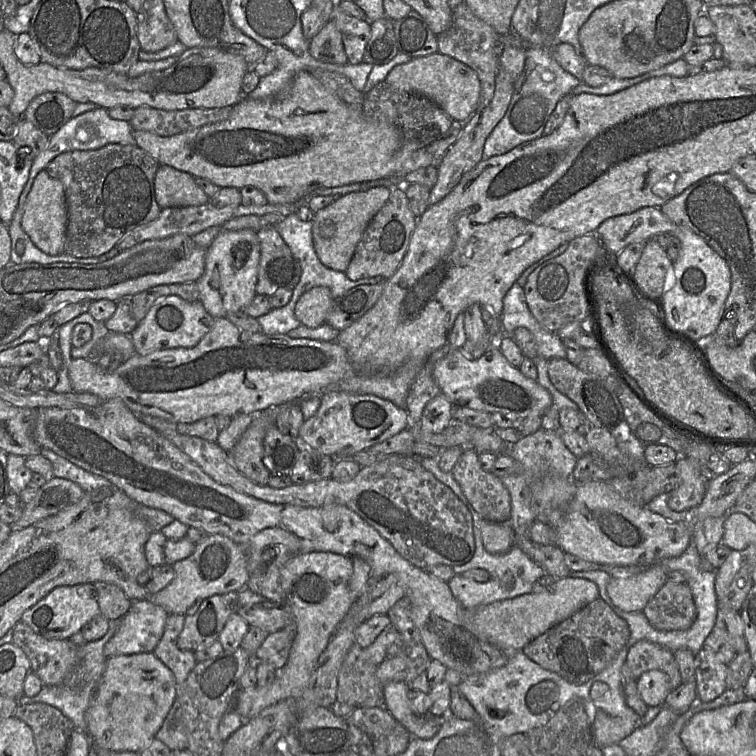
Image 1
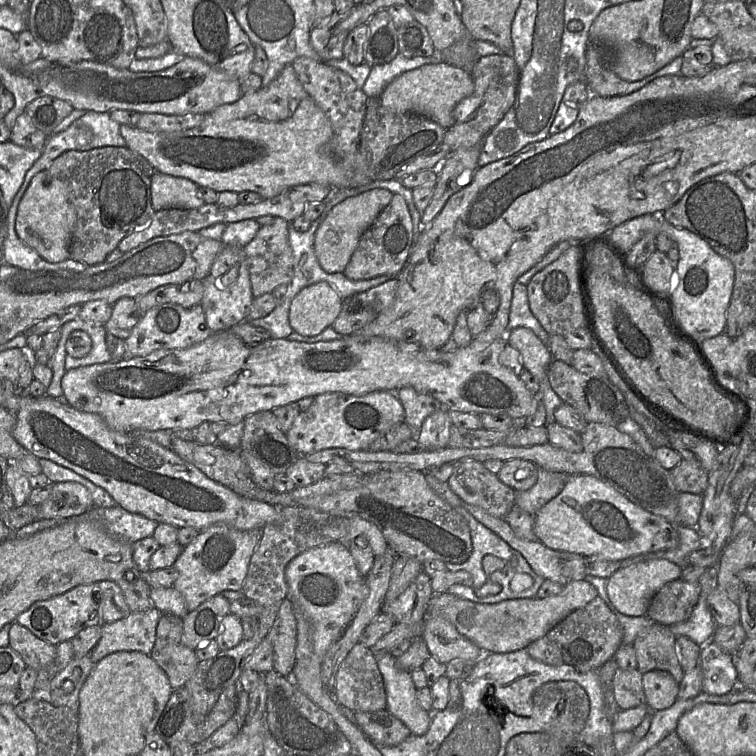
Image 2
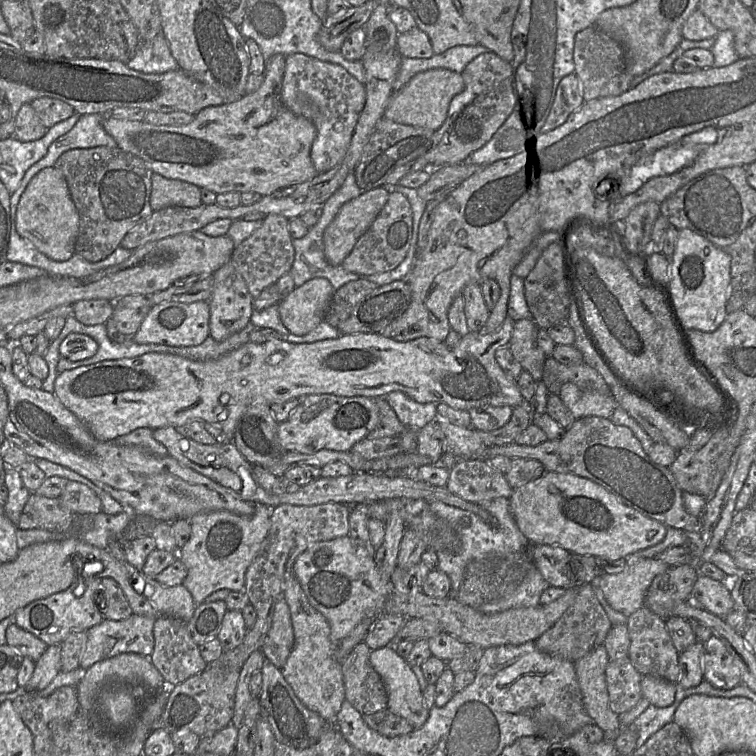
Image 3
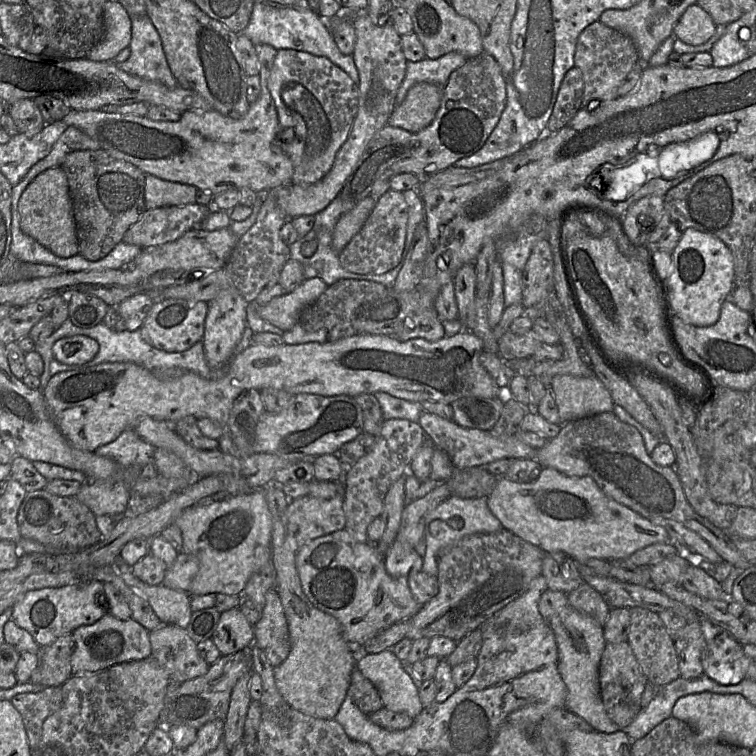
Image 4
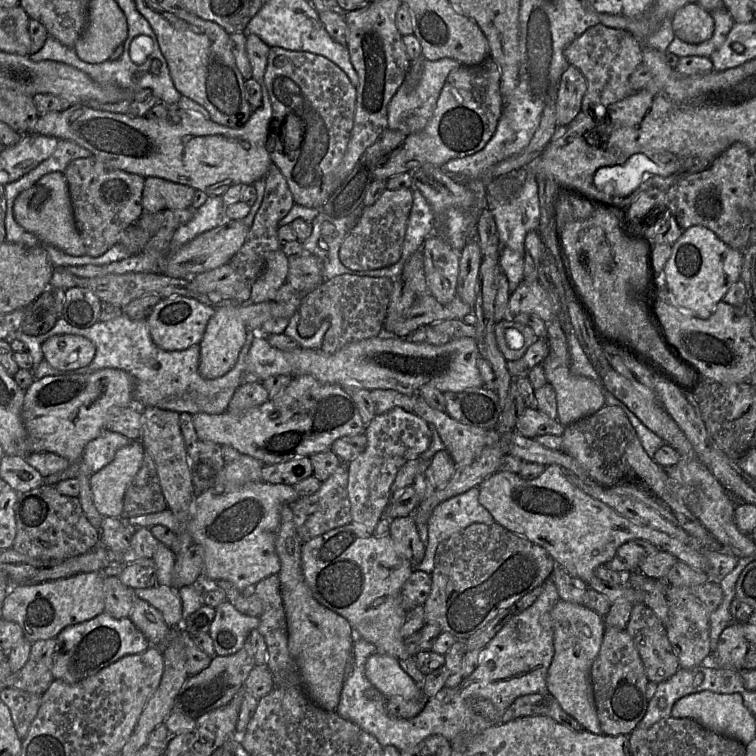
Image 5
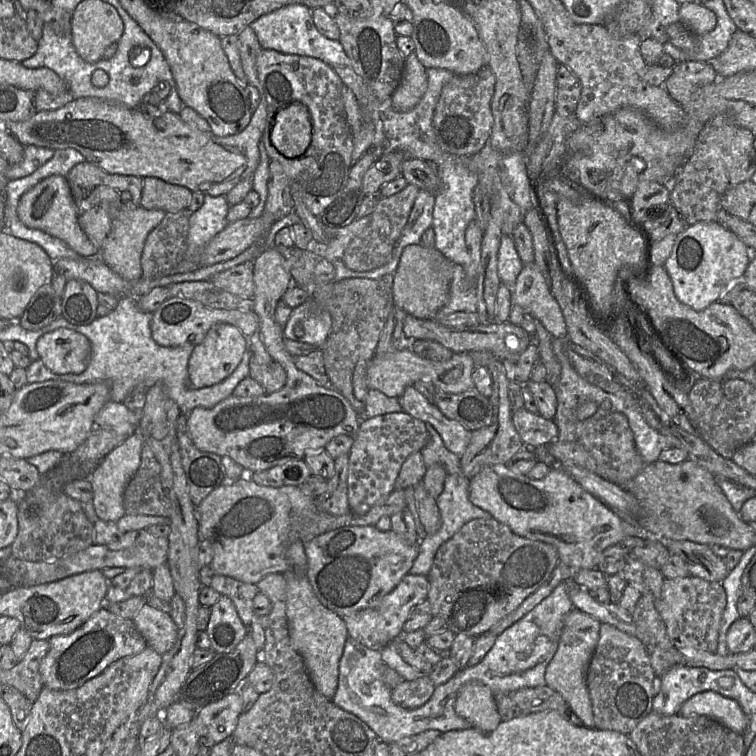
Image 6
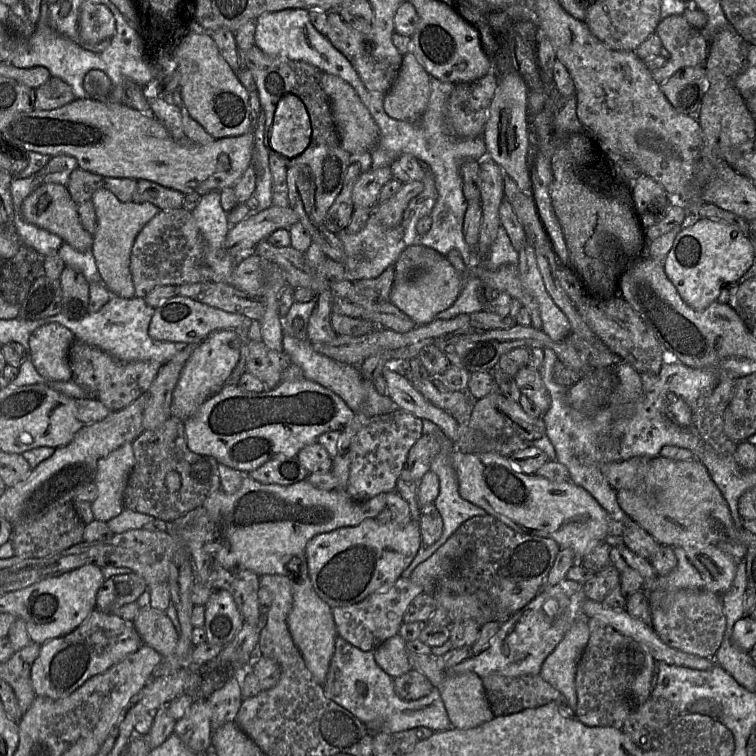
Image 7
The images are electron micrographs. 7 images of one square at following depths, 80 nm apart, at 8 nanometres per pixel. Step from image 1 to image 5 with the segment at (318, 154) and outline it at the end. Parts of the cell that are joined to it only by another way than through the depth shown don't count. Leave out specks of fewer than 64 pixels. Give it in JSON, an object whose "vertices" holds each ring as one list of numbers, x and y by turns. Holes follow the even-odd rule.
{"vertices":[[257,35,246,36,246,53,252,78,261,88,262,100,249,120,239,128,230,128,204,119,195,111,171,107,167,119,136,117,129,114,96,110,84,104,73,104,61,112,40,115,29,134,69,140,89,150,108,169,123,170,146,177,159,177,190,186,208,196,221,196,237,184,253,185,265,178,273,165,266,148,272,104,264,74,270,46]]}

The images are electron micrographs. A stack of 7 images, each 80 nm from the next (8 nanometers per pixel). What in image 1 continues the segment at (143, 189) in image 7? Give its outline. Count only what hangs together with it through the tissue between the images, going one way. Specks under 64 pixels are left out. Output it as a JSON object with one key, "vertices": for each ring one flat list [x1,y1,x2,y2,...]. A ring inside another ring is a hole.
{"vertices":[[159,165,154,189,157,203,162,209,201,206,210,200,197,185,195,177,168,165]]}

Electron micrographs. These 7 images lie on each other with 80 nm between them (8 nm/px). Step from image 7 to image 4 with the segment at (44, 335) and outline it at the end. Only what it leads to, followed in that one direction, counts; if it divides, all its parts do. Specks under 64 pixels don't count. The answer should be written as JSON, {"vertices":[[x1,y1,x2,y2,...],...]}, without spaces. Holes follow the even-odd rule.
{"vertices":[[74,335,56,341,52,351,58,362,76,365,92,360,99,351,99,344,90,337]]}

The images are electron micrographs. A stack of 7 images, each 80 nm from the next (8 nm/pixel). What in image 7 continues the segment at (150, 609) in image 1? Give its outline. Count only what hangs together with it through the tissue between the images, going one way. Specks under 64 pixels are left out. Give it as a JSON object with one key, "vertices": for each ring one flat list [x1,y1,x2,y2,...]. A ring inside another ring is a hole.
{"vertices":[[94,608,71,633,50,639,41,645,39,655,31,667,33,690,36,696,65,698,89,678,105,672,143,644,133,621]]}

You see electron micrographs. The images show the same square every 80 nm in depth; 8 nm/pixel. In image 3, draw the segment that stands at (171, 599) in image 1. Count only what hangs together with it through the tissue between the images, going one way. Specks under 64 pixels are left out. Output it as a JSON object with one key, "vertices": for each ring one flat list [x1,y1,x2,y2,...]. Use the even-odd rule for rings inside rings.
{"vertices":[[256,504,250,516,234,514,226,510,200,513,189,519,191,536,181,547,177,557,184,563,187,575,182,585,200,605,213,592,227,589,241,592,245,586,245,575,270,528,271,509]]}

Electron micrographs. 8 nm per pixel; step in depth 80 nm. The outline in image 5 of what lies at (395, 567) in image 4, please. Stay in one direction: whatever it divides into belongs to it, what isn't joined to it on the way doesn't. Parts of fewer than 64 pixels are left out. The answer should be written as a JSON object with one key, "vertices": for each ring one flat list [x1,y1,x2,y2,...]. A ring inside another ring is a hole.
{"vertices":[[411,515,391,520,390,537,398,554,416,567,424,558,425,546,421,542,417,525]]}

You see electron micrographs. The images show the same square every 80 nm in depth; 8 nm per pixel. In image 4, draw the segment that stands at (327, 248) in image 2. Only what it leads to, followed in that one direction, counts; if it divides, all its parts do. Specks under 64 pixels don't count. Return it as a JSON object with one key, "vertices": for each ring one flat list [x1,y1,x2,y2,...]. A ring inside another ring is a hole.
{"vertices":[[369,195,340,217,333,232,332,246,335,251,340,254,361,230,376,203,377,200]]}

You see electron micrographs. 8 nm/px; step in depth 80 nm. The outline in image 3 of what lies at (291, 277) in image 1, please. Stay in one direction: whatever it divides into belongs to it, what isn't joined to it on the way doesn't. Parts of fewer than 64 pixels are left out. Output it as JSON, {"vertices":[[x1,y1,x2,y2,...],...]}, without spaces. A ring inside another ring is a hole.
{"vertices":[[266,215,262,225,233,250,230,261,245,280,253,299,257,298,266,287,277,283,280,277,291,270,294,248,288,221,282,215]]}

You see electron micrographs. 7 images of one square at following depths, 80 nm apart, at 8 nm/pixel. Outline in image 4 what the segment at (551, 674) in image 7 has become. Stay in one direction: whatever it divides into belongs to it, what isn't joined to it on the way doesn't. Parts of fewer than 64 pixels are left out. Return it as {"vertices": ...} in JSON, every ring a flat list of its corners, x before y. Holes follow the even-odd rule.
{"vertices":[[552,589,545,590,538,603,538,609,543,619,554,632,558,650,558,671,567,687,567,698,565,708,577,716,585,719,594,731,610,734,620,728,607,715,599,685,599,665,606,645,604,638,604,627,592,617,575,610,567,599,567,594]]}

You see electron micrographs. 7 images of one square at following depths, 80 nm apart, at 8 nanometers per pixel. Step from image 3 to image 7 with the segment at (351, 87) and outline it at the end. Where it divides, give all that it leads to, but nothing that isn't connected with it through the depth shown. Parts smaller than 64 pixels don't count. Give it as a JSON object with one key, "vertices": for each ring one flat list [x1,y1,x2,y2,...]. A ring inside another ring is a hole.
{"vertices":[[255,45,246,52,240,53,239,63,240,61,245,64,254,77,256,91,260,98,260,107,265,112,263,141,269,155,279,158,287,168,297,164,305,164,311,168,315,181,315,190,311,201,311,214,317,224,324,225,327,211,343,188,347,170,352,164,352,155,341,145,330,101,321,86,323,72,304,61,270,56],[289,93,302,100,308,111,312,127,311,142,308,148,300,156,291,159,274,151,270,143,271,127,277,104,284,95]]}

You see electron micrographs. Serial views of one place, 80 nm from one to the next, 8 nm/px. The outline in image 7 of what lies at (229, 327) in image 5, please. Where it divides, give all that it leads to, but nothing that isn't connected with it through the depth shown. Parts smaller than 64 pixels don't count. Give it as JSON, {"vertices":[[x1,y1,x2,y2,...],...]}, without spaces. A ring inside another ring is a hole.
{"vertices":[[233,329,215,331,198,344,187,360,174,389,171,417,186,421,206,400,218,393,239,362,241,339]]}

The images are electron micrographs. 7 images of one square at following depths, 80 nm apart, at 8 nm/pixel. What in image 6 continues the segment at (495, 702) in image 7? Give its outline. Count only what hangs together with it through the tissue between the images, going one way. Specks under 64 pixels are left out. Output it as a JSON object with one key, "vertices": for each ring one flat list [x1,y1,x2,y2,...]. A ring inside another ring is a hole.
{"vertices":[[547,685,494,693,494,700,502,721,542,711,557,711,575,726,583,725,564,698]]}

